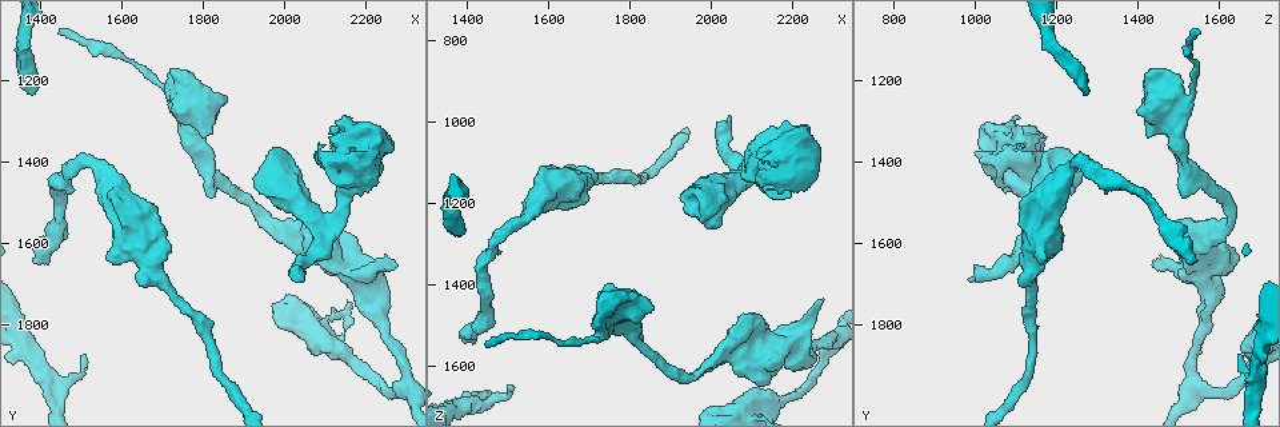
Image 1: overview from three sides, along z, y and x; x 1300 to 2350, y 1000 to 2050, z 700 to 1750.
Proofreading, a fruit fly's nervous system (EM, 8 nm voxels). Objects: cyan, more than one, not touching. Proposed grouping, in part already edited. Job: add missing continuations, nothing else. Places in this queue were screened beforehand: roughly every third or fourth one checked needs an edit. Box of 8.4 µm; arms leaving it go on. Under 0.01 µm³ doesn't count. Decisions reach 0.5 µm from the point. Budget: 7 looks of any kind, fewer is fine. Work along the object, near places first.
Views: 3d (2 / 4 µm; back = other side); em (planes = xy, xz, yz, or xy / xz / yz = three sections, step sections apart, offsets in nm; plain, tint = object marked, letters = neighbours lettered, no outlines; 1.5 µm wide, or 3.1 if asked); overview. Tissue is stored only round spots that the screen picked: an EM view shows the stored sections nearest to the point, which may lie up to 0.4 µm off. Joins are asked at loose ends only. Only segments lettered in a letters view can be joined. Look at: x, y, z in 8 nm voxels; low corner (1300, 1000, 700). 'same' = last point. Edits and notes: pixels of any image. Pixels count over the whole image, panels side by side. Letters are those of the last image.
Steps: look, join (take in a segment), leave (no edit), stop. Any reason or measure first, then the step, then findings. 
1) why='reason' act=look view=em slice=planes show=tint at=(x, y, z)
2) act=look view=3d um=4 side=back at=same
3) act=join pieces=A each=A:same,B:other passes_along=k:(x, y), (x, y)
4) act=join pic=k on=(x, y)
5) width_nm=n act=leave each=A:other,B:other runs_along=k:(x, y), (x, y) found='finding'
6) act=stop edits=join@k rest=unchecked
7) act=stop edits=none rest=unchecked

why='an open end' act=look view=3d um=2 at=(2280, 1650, 1430)

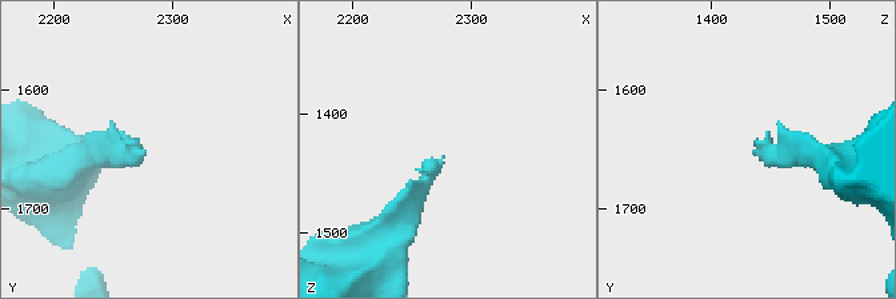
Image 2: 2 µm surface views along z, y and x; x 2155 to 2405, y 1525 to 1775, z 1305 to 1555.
act=look view=em slice=planes show=tint at=(2274, 1648, 1434)

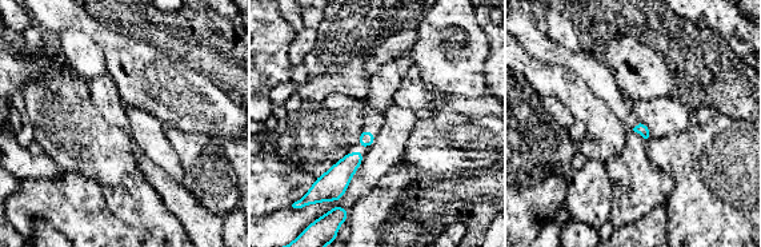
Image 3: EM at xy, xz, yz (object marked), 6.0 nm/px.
why='see the neighbours' act=look view=em slice=planes show=letters at=same

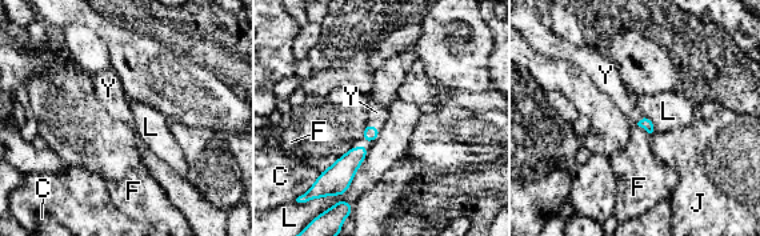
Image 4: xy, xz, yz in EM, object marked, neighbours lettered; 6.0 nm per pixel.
act=join pieces=Y each=C:other,F:other,J:other,L:other,Y:same passes_along=4:(371, 132), (375, 127), (376, 112) found='it goes on there'

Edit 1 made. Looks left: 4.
why='see it whole again' act=look view=overview

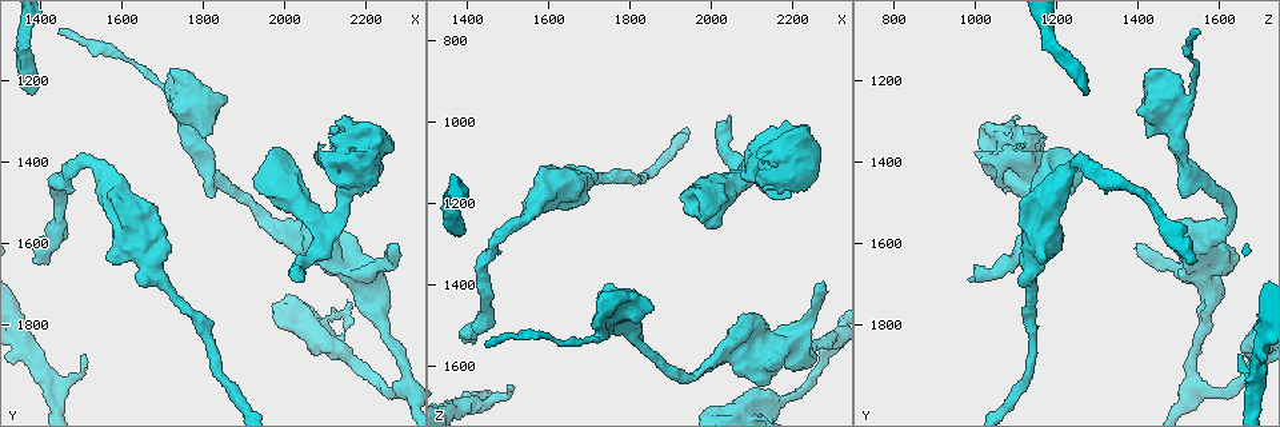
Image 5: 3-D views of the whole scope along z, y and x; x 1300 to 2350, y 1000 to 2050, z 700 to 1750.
why='thin end' act=look view=em slice=planes show=letters at=(1515, 1870, 1655)

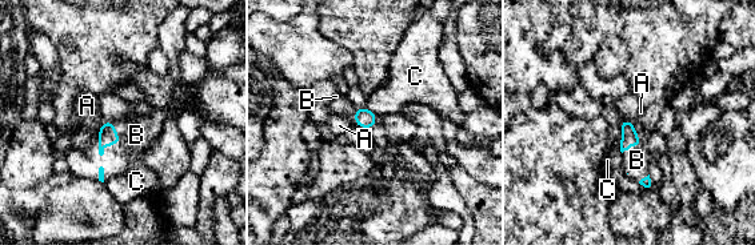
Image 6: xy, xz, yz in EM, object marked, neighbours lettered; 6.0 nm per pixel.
width_nm=100 act=join pieces=B each=A:other,B:same,C:other found='it goes on there'

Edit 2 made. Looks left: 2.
act=stop edits=join@4,join@6 rest=unchecked

